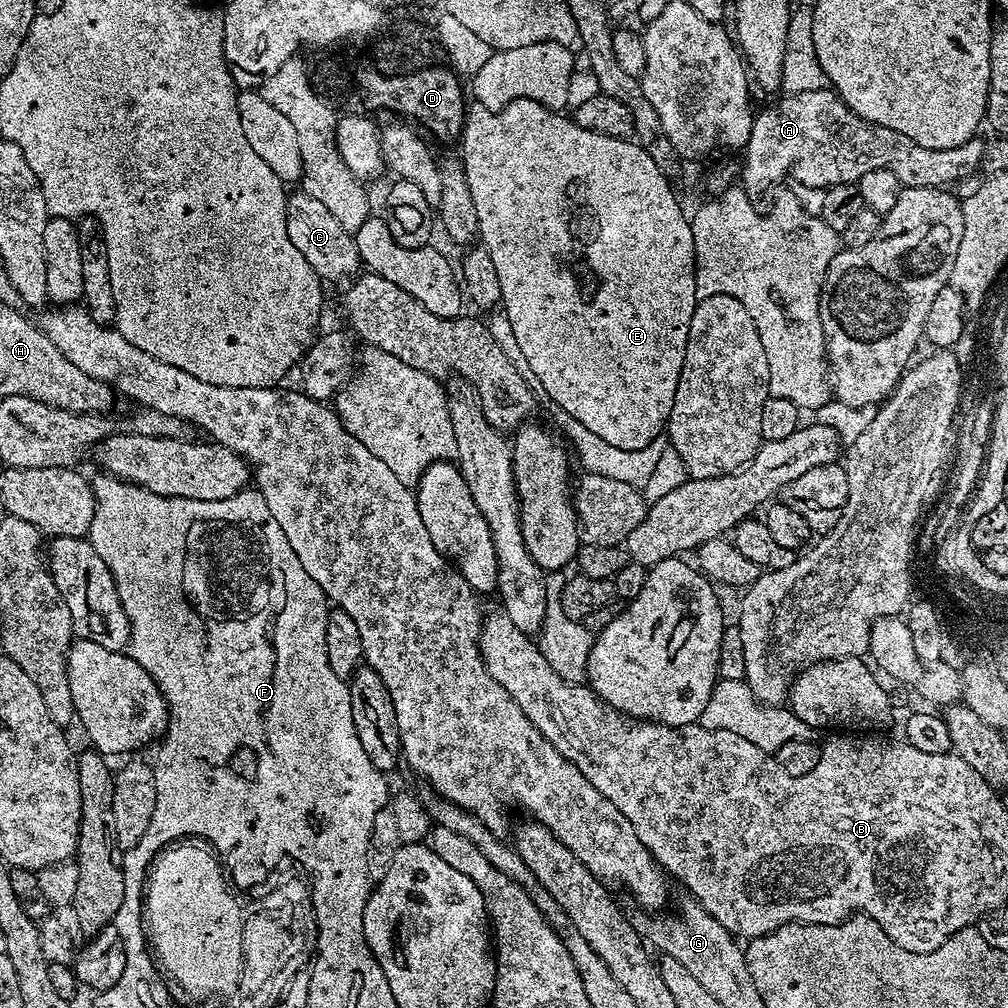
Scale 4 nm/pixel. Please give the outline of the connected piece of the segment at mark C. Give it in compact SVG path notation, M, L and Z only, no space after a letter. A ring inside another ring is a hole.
M296 190L296 193L288 196L286 234L293 246L302 253L302 258L310 262L310 266L320 276L321 281L347 281L361 271L362 261L356 249L353 233L347 232L334 219L334 214L330 214L330 210L322 206L322 202L310 198L310 194L302 190Z

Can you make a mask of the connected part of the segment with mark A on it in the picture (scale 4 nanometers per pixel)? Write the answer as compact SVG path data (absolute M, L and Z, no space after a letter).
M831 87L789 92L781 97L777 104L772 104L761 112L759 109L755 113L750 138L742 152L742 187L753 198L759 198L771 184L776 184L787 176L796 184L823 190L833 184L856 184L862 174L870 174L870 170L890 170L890 174L897 176L898 182L906 188L948 188L959 180L966 179L984 161L986 144L980 138L962 142L962 146L950 146L950 150L930 150L930 146L918 146L918 142L906 138L906 134L898 134L898 130L890 130L886 126L878 126L858 118L858 114L854 114L854 110L850 110L850 106L846 106L846 102L842 102Z

